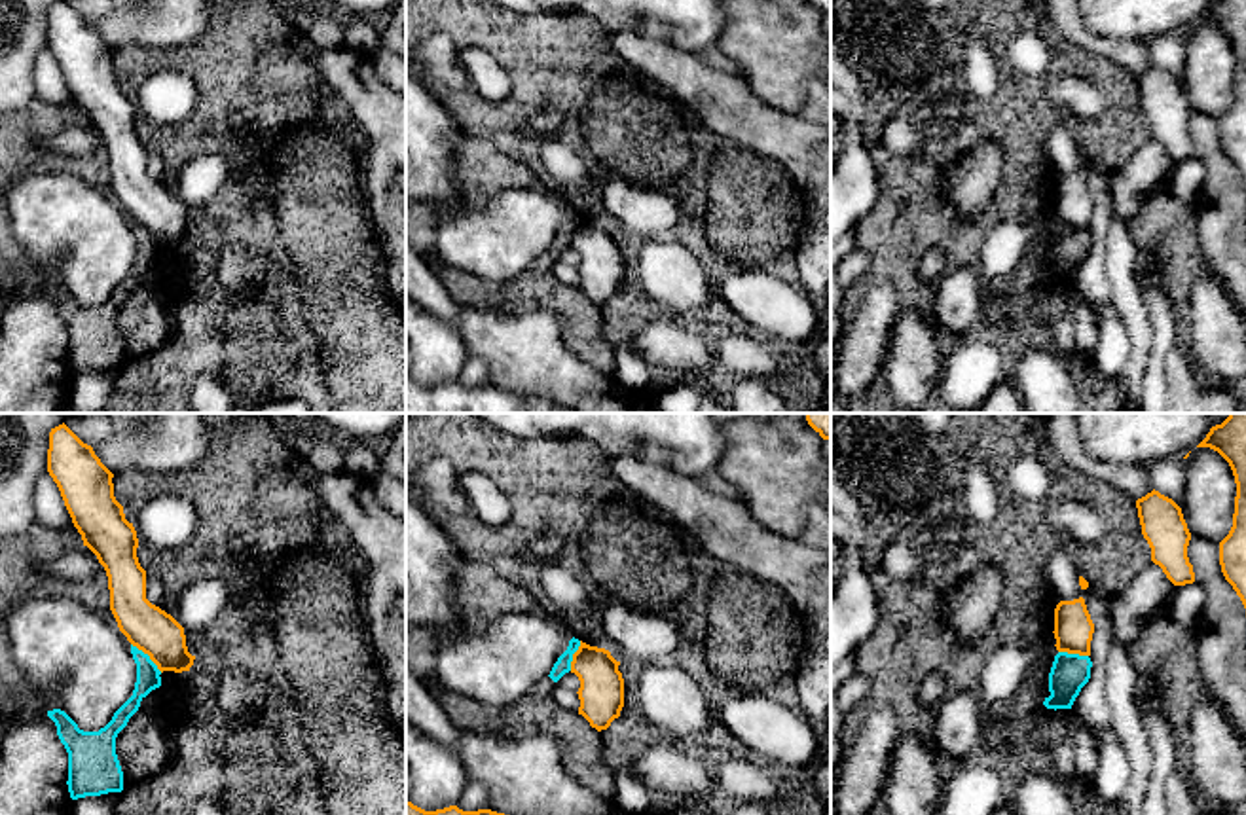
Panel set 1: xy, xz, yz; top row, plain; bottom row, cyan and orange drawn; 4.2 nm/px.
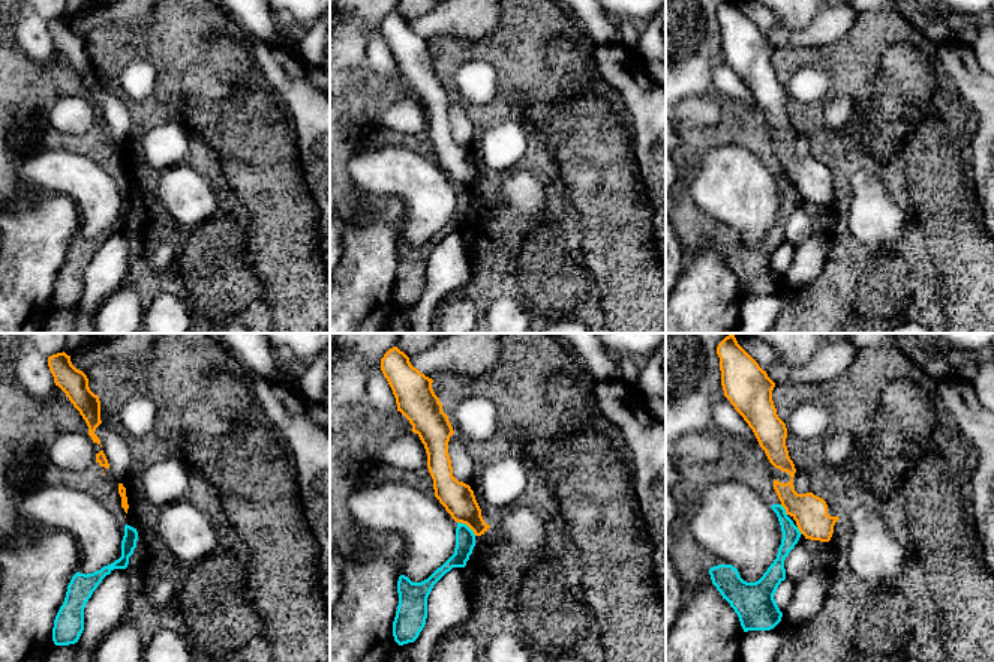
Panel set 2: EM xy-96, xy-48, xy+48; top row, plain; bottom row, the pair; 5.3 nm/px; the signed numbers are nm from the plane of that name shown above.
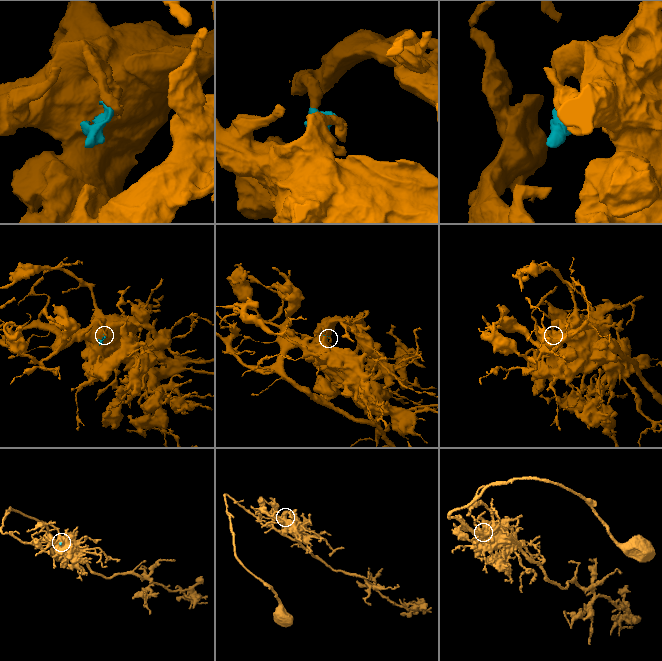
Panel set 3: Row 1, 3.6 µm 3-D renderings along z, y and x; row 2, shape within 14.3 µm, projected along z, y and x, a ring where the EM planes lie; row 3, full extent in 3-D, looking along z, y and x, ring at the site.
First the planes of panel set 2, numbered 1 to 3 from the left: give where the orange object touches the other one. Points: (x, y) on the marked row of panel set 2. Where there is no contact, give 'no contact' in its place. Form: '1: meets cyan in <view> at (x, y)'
1: no contact
2: meets cyan in xy-48 at (467, 526)
3: meets cyan in xy+48 at (784, 509)

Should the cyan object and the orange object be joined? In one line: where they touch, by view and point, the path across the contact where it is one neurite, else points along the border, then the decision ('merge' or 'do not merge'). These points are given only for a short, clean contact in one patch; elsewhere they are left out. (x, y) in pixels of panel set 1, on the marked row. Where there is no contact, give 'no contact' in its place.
meets cyan in xy at (148, 656); border along xy (131, 643), (162, 671); do not merge

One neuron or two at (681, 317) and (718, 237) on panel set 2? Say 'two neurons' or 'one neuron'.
two neurons

